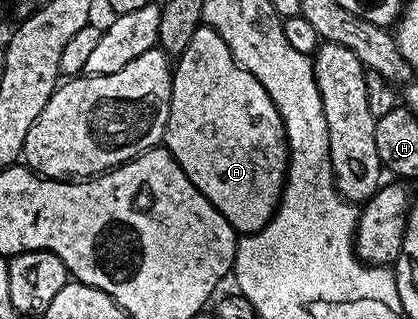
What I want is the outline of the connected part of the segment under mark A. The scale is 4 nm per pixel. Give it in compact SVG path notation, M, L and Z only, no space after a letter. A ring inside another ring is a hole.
M200 25L194 32L194 36L190 36L190 44L186 44L184 51L175 59L172 71L170 116L164 129L163 145L172 153L174 160L182 168L182 172L190 176L190 184L194 184L194 188L198 188L198 192L202 192L202 196L206 196L206 200L210 200L210 204L214 204L214 208L218 208L218 212L222 212L222 216L226 216L229 224L241 235L255 234L270 221L272 213L276 211L276 205L280 203L280 195L284 193L284 180L288 173L288 137L284 131L282 116L274 100L270 100L266 88L262 88L262 84L258 84L258 80L254 80L254 76L250 76L246 68L238 65L230 48L226 48L226 40L222 40L222 36L214 32L214 28Z

